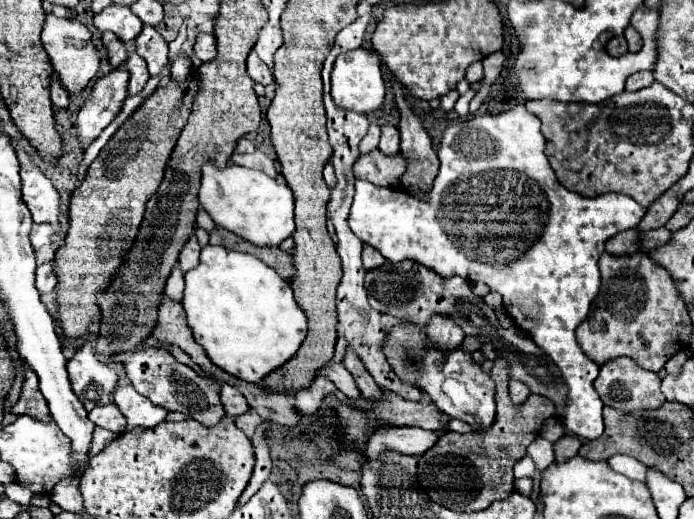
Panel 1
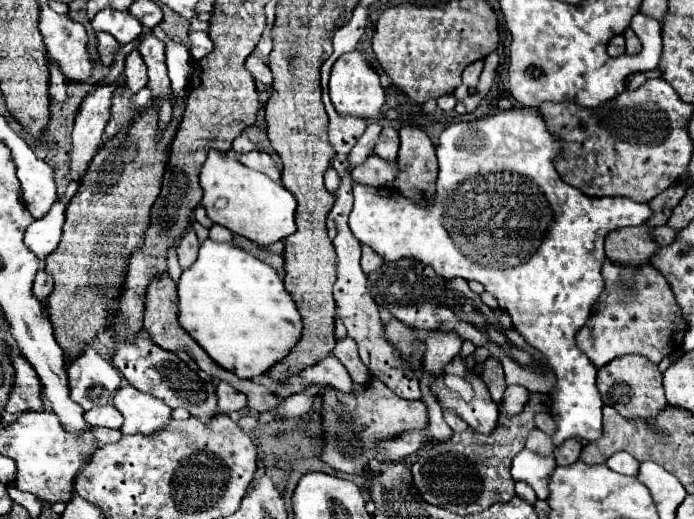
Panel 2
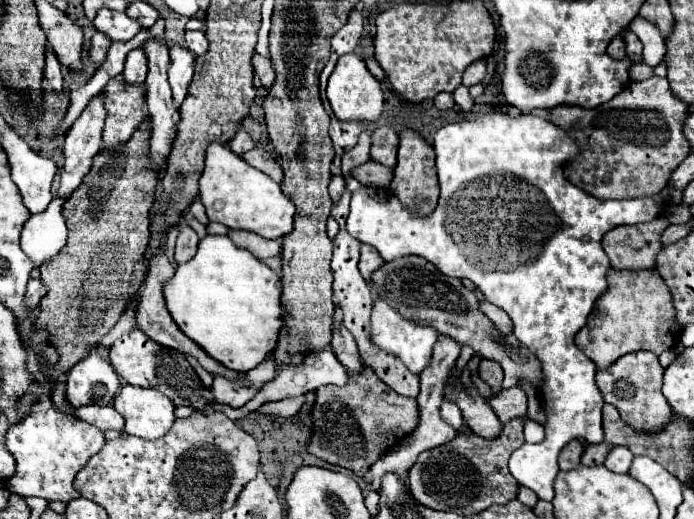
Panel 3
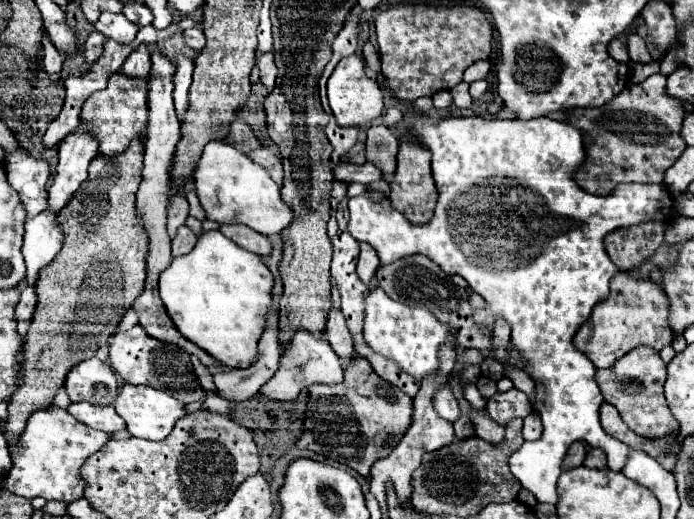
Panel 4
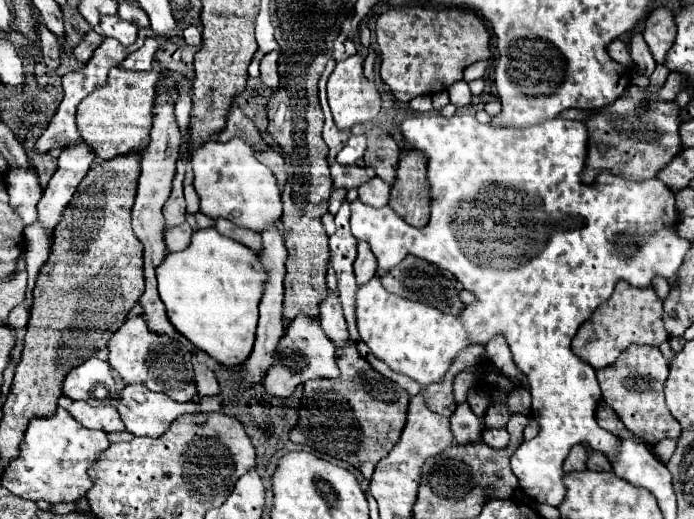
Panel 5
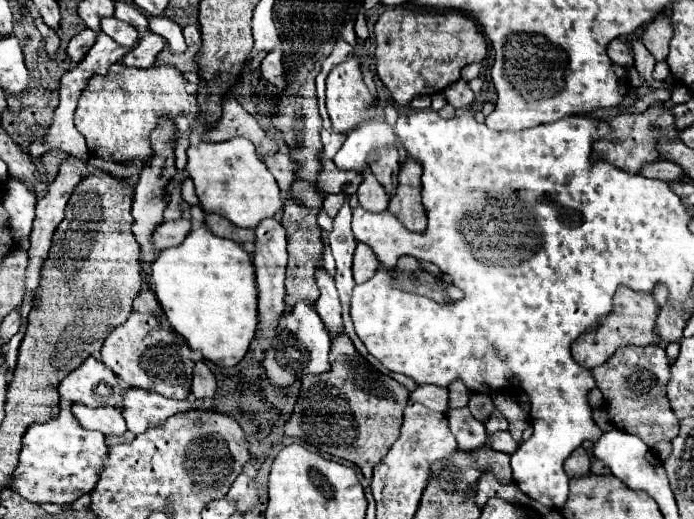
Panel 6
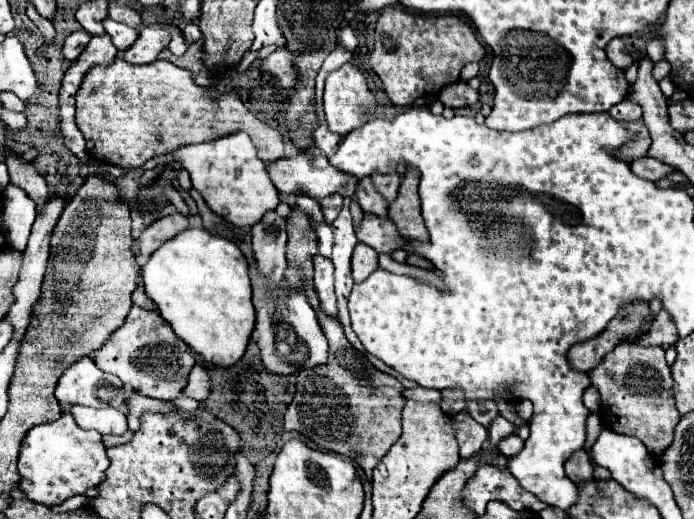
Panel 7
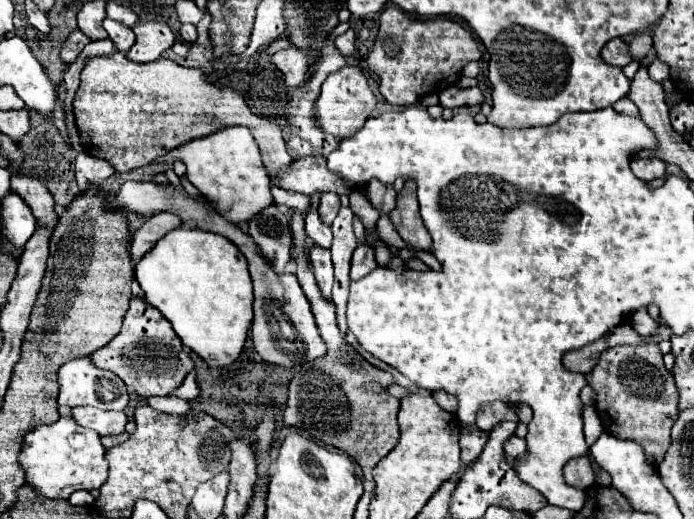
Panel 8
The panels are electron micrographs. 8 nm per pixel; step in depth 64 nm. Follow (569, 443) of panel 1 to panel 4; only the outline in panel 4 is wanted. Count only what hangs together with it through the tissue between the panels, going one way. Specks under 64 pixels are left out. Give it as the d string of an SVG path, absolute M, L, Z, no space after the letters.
M574 442L574 444L570 446L564 462L562 462L562 468L564 468L564 470L570 470L570 468L582 466L584 456L586 456L586 446L584 446L582 442Z

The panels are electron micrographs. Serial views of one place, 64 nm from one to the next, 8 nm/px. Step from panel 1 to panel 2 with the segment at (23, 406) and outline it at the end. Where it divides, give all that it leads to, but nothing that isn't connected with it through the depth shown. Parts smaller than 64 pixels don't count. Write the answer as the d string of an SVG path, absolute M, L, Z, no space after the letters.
M12 352L12 364L16 368L16 386L10 394L6 410L16 412L42 412L42 400L40 400L40 378L34 372L34 368L28 364L26 358L22 358L18 352Z

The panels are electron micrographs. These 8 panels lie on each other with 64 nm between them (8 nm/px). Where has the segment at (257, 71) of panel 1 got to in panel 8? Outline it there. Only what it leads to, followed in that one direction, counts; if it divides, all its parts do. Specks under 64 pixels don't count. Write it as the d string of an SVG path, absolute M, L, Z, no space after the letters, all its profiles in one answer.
M286 48L272 56L272 64L282 72L286 86L298 86L310 74L310 64L300 50Z

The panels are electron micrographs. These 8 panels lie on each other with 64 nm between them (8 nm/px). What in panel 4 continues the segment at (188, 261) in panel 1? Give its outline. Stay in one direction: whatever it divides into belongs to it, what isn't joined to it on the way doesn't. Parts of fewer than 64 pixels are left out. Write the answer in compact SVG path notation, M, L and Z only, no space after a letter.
M180 226L176 238L172 240L172 256L178 258L182 254L188 254L192 250L192 246L196 244L198 236L188 228L188 226Z

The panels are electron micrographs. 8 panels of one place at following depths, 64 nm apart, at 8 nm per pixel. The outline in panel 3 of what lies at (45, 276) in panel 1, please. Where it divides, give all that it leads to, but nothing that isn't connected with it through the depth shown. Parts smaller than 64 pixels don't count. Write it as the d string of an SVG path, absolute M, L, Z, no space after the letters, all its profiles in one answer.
M32 278L32 280L28 282L26 304L28 304L30 308L36 308L36 306L40 304L40 300L44 298L44 294L46 294L46 286L42 284L42 280L40 280L40 278Z

